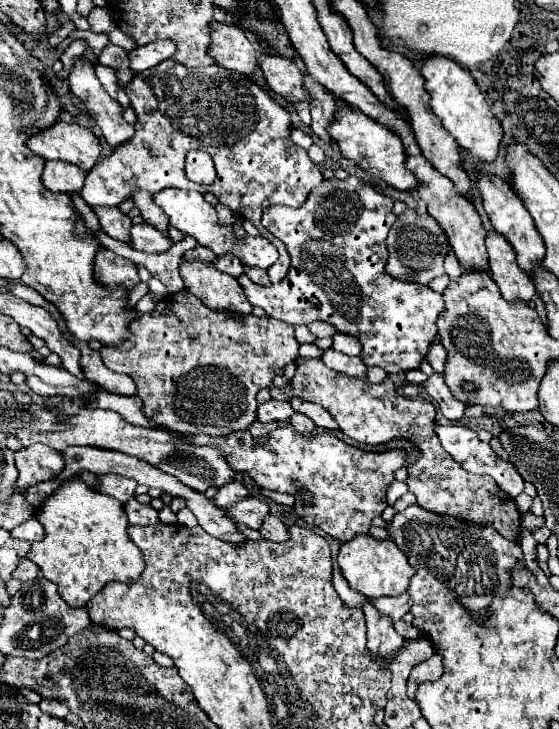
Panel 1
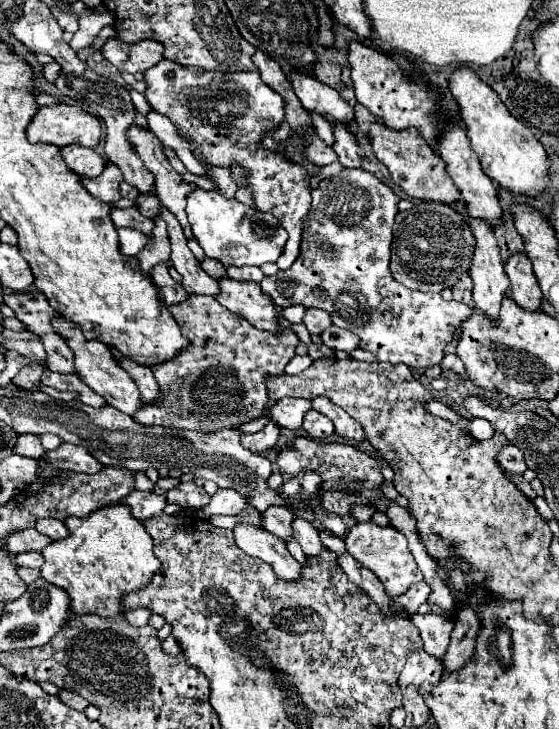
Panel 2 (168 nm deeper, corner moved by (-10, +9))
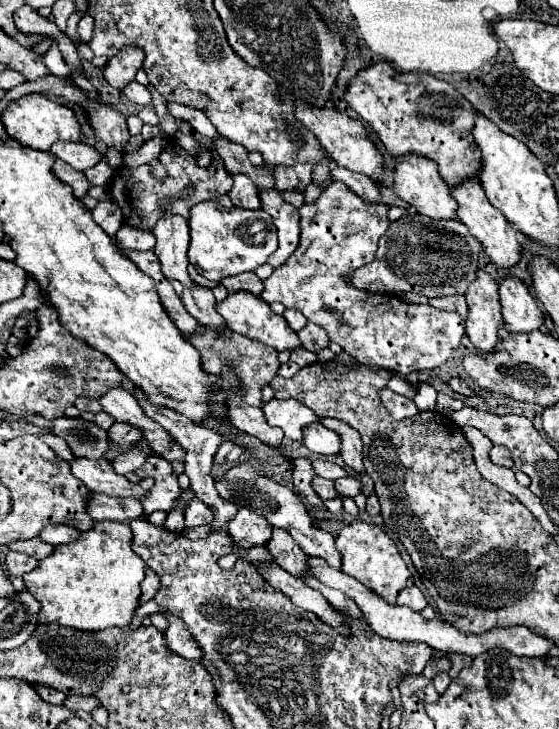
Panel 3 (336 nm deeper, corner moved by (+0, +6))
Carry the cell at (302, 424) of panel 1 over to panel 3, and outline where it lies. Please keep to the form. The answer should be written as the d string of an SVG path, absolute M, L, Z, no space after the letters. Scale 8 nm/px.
M311 423L305 427L305 447L319 455L337 455L341 449L341 439L335 431L323 427L321 423Z

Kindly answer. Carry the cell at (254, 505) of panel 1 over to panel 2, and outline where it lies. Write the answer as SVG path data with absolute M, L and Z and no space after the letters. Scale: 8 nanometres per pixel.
M269 506L265 512L261 512L263 518L263 528L269 530L271 534L275 534L281 540L289 540L291 534L291 520L295 518L295 514L291 512L291 508L287 506Z

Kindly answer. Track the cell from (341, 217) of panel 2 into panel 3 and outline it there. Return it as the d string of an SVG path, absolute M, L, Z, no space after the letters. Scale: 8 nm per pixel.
M333 183L325 189L317 203L301 207L301 243L297 251L285 261L285 265L277 267L271 277L263 281L265 289L261 299L271 303L279 301L289 309L301 311L307 321L321 325L329 339L339 343L345 353L357 359L361 365L377 365L381 369L397 371L401 375L413 371L429 371L437 369L445 361L453 359L463 335L465 335L465 321L457 313L439 311L431 305L411 305L401 301L395 295L373 295L359 291L347 283L347 273L357 267L363 267L375 259L377 241L383 237L385 229L389 227L387 219L389 207L383 203L365 203L355 193L347 189L345 183Z

